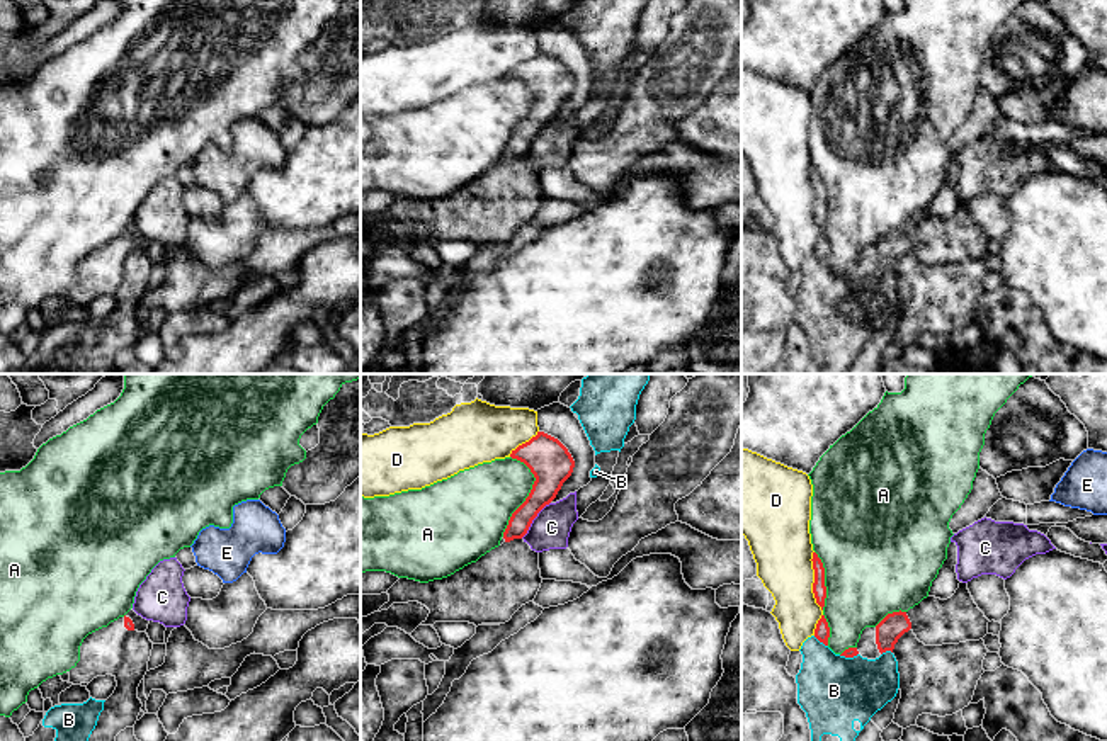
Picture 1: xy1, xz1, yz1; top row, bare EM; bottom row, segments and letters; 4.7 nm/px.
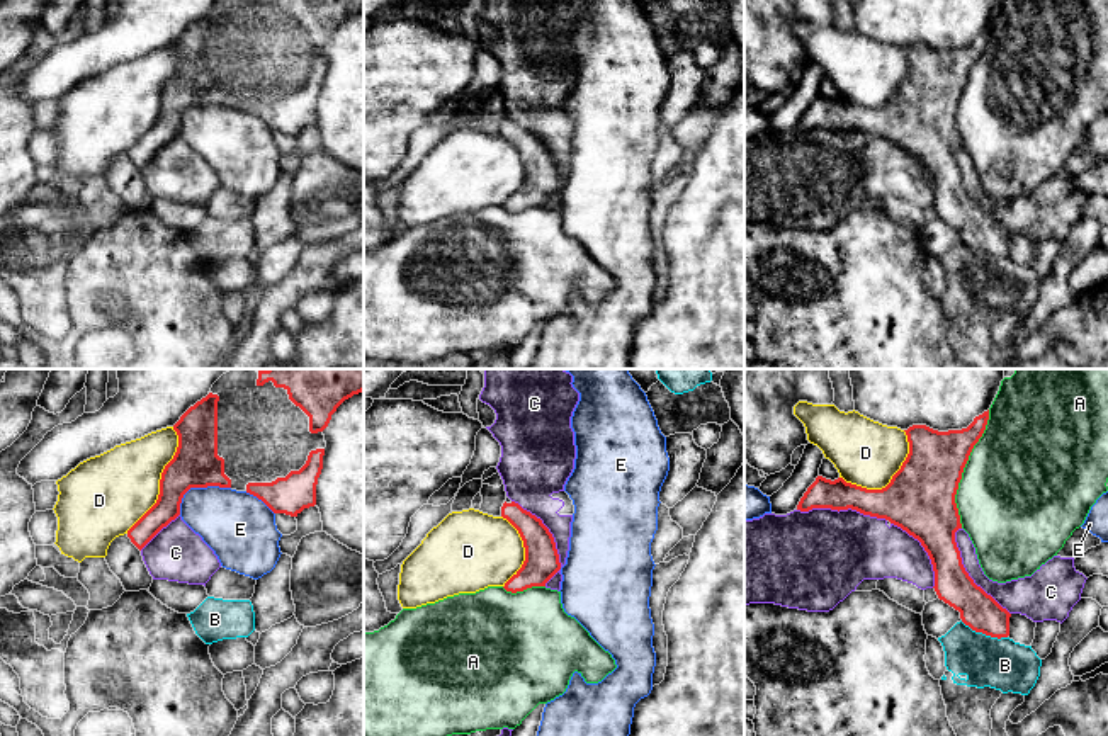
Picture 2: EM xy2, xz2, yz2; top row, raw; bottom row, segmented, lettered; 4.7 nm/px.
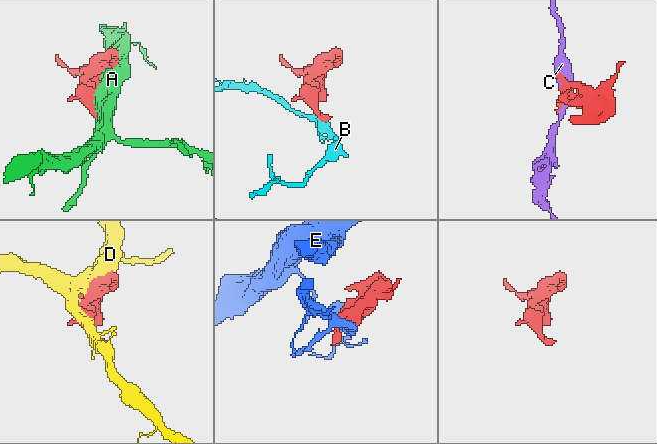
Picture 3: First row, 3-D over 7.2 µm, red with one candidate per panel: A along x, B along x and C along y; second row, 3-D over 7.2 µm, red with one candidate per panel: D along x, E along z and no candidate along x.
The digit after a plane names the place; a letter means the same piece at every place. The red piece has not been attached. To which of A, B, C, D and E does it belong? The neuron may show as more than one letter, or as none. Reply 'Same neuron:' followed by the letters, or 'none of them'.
Same neuron: none of them

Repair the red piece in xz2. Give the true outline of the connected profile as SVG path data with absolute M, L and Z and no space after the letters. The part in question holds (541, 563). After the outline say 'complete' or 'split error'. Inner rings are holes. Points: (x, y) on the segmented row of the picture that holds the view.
M503 503L501 517L520 534L525 547L522 568L505 583L505 590L517 593L546 583L561 569L556 542L540 518L518 503Z; complete

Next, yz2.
M989 410L962 430L913 425L904 430L909 454L885 488L867 490L843 478L831 481L817 476L797 510L851 508L901 527L928 552L938 598L958 610L972 631L1001 639L1009 636L1011 614L974 583L955 542L955 532L962 529L955 495L987 420Z; complete

